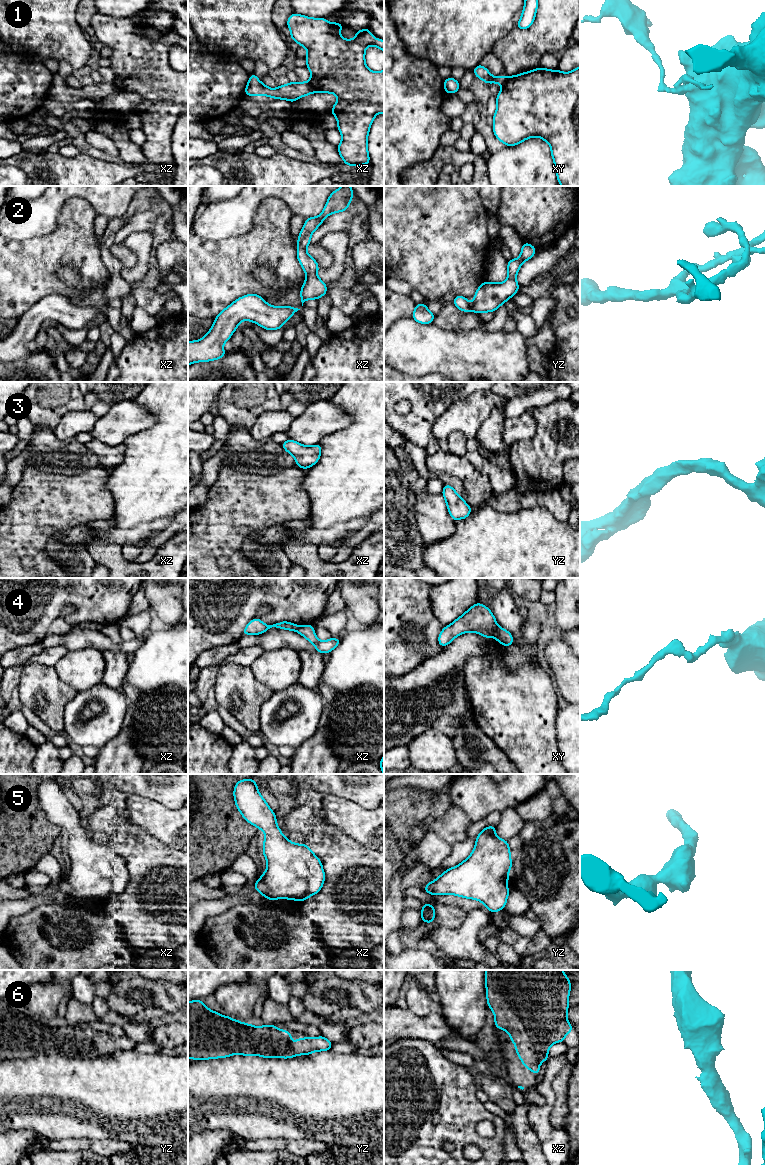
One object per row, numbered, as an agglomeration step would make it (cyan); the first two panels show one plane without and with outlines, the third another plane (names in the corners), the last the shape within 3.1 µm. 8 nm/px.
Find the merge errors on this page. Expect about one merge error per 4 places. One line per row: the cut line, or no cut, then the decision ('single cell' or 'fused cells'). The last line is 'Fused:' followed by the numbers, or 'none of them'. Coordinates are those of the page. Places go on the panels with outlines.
1: cut in xz along (308, 82), (314, 91); fused cells
2: no cut; single cell
3: no cut; single cell
4: cut in xy along (498, 627), (492, 635); fused cells
5: no cut; single cell
6: no cut; single cell
Fused: 1, 4

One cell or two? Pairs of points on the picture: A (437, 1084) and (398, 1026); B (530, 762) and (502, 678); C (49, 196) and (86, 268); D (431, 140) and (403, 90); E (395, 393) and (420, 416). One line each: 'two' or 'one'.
A: two
B: one
C: two
D: one
E: one

